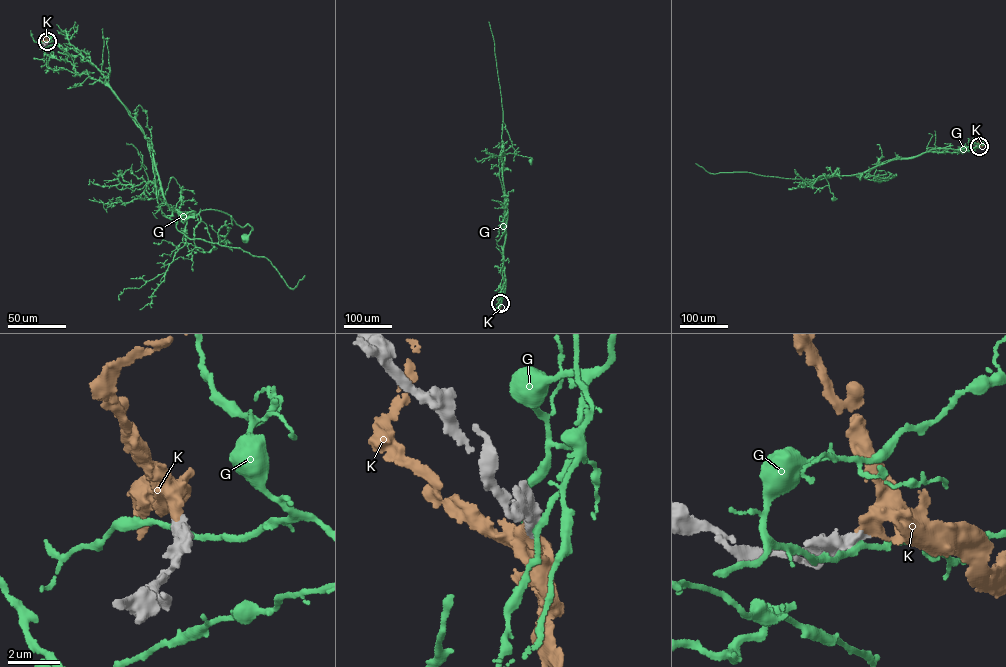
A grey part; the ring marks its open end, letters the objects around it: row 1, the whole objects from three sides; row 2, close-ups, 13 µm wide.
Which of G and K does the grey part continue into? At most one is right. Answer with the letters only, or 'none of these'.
K

